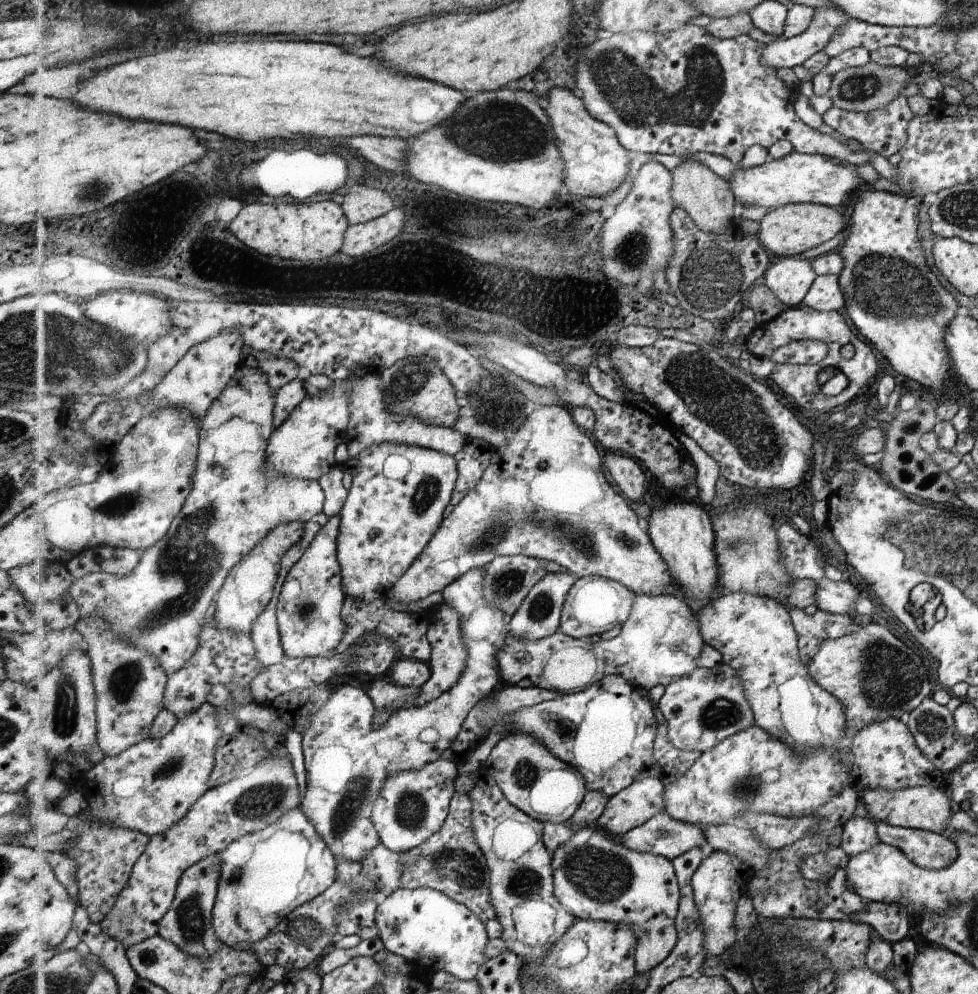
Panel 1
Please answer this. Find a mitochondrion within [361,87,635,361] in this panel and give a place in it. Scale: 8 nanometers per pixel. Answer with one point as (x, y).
(500, 131)

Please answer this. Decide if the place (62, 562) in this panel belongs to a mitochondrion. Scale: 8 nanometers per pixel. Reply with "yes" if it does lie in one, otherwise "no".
no

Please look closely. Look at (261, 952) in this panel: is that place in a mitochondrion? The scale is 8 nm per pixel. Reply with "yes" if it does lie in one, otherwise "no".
no

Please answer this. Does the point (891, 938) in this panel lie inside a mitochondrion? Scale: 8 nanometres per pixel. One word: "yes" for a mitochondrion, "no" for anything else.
no

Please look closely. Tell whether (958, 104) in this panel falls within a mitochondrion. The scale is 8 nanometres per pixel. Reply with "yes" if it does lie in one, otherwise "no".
no

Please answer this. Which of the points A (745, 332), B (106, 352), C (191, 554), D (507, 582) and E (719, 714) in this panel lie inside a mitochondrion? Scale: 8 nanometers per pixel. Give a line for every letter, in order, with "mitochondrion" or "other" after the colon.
A: other
B: mitochondrion
C: mitochondrion
D: mitochondrion
E: mitochondrion

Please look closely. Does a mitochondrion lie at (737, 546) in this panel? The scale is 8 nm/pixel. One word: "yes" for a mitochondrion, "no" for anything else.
yes

